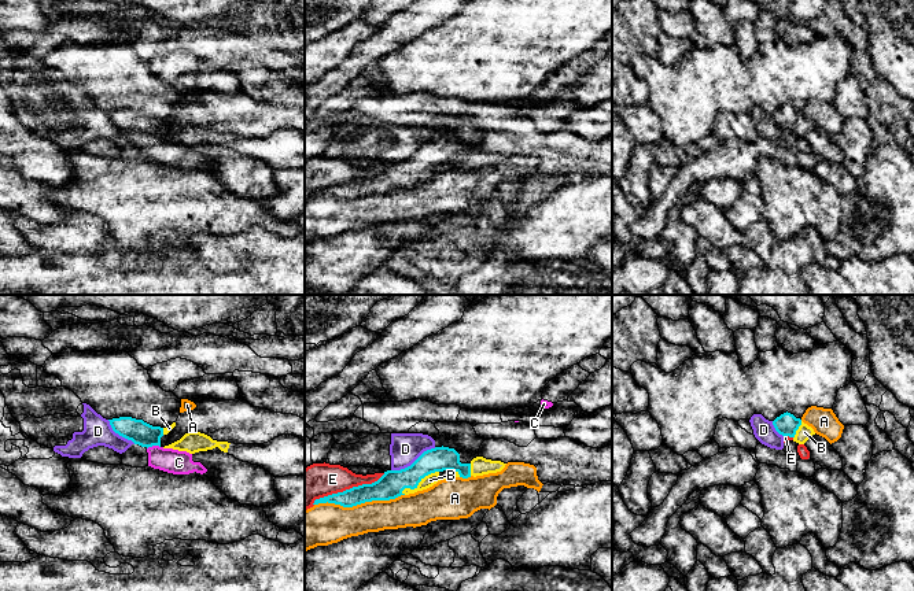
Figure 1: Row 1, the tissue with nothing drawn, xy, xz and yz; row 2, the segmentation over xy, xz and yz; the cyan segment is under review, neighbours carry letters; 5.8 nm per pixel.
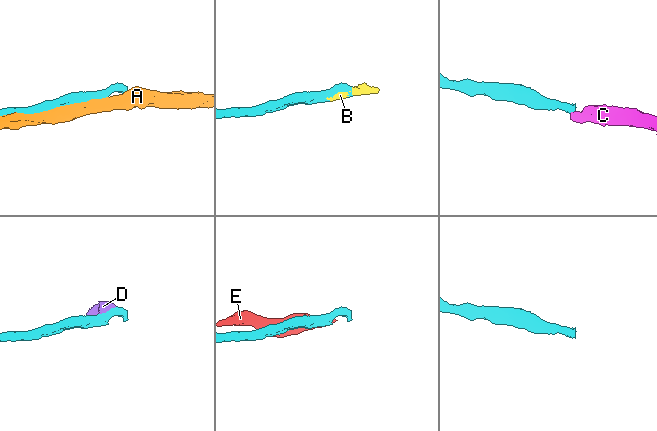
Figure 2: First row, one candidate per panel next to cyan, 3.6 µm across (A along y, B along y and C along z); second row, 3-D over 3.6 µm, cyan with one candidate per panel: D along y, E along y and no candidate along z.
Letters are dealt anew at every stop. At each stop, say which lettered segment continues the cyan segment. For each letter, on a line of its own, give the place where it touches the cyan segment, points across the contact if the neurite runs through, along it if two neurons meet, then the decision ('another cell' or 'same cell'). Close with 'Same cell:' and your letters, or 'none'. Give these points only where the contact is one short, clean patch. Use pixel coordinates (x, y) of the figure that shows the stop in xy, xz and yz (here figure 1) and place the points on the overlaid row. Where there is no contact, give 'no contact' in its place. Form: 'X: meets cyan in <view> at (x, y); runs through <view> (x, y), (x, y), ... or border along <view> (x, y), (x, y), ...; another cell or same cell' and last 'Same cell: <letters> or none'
A: meets cyan in xz at (358, 503); another cell
B: meets cyan in xz at (419, 481); same cell
C: meets cyan in xy at (153, 444); border along xy (159, 446), (150, 446), (147, 449); another cell
D: meets cyan in xz at (415, 461); border along xz (435, 447), (424, 450), (409, 465), (391, 471); another cell
E: meets cyan in xz at (347, 490); another cell
Same cell: B

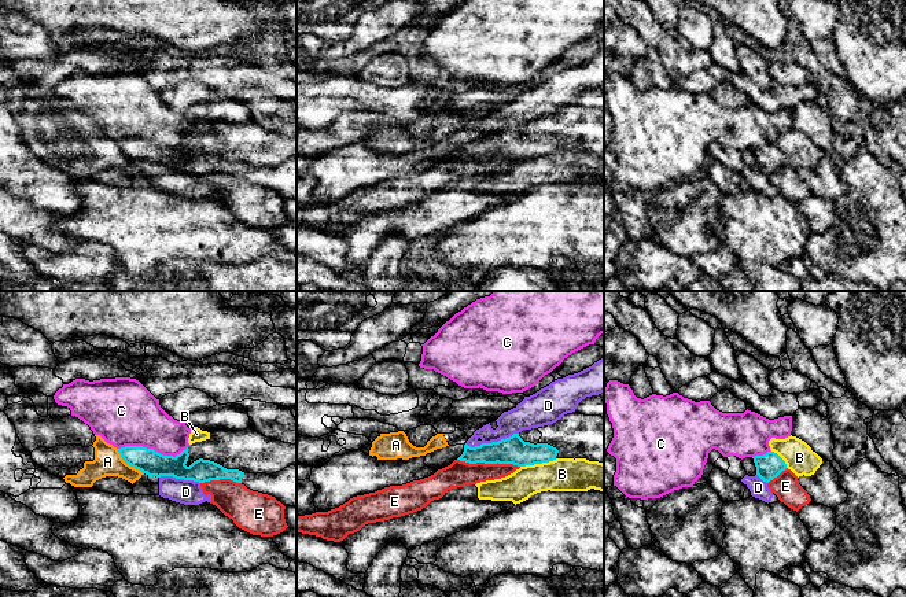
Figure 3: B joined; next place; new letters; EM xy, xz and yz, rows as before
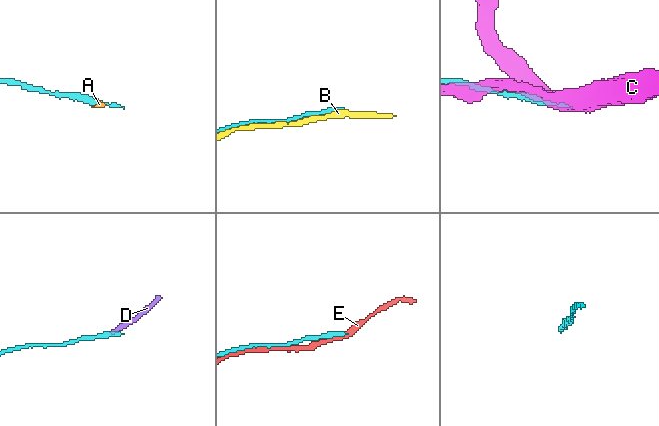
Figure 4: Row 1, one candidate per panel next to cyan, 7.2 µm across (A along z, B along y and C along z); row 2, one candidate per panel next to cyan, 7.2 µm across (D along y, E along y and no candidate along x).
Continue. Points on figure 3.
A: meets cyan in xy at (128, 463); border along xy (117, 449), (126, 463), (143, 474); another cell
B: meets cyan in xz at (538, 463); another cell
C: meets cyan in xy at (153, 449); another cell
D: meets cyan in xz at (492, 442); border along xz (518, 432), (474, 446), (466, 443); another cell
E: meets cyan in xz at (489, 463); another cell
Same cell: none

